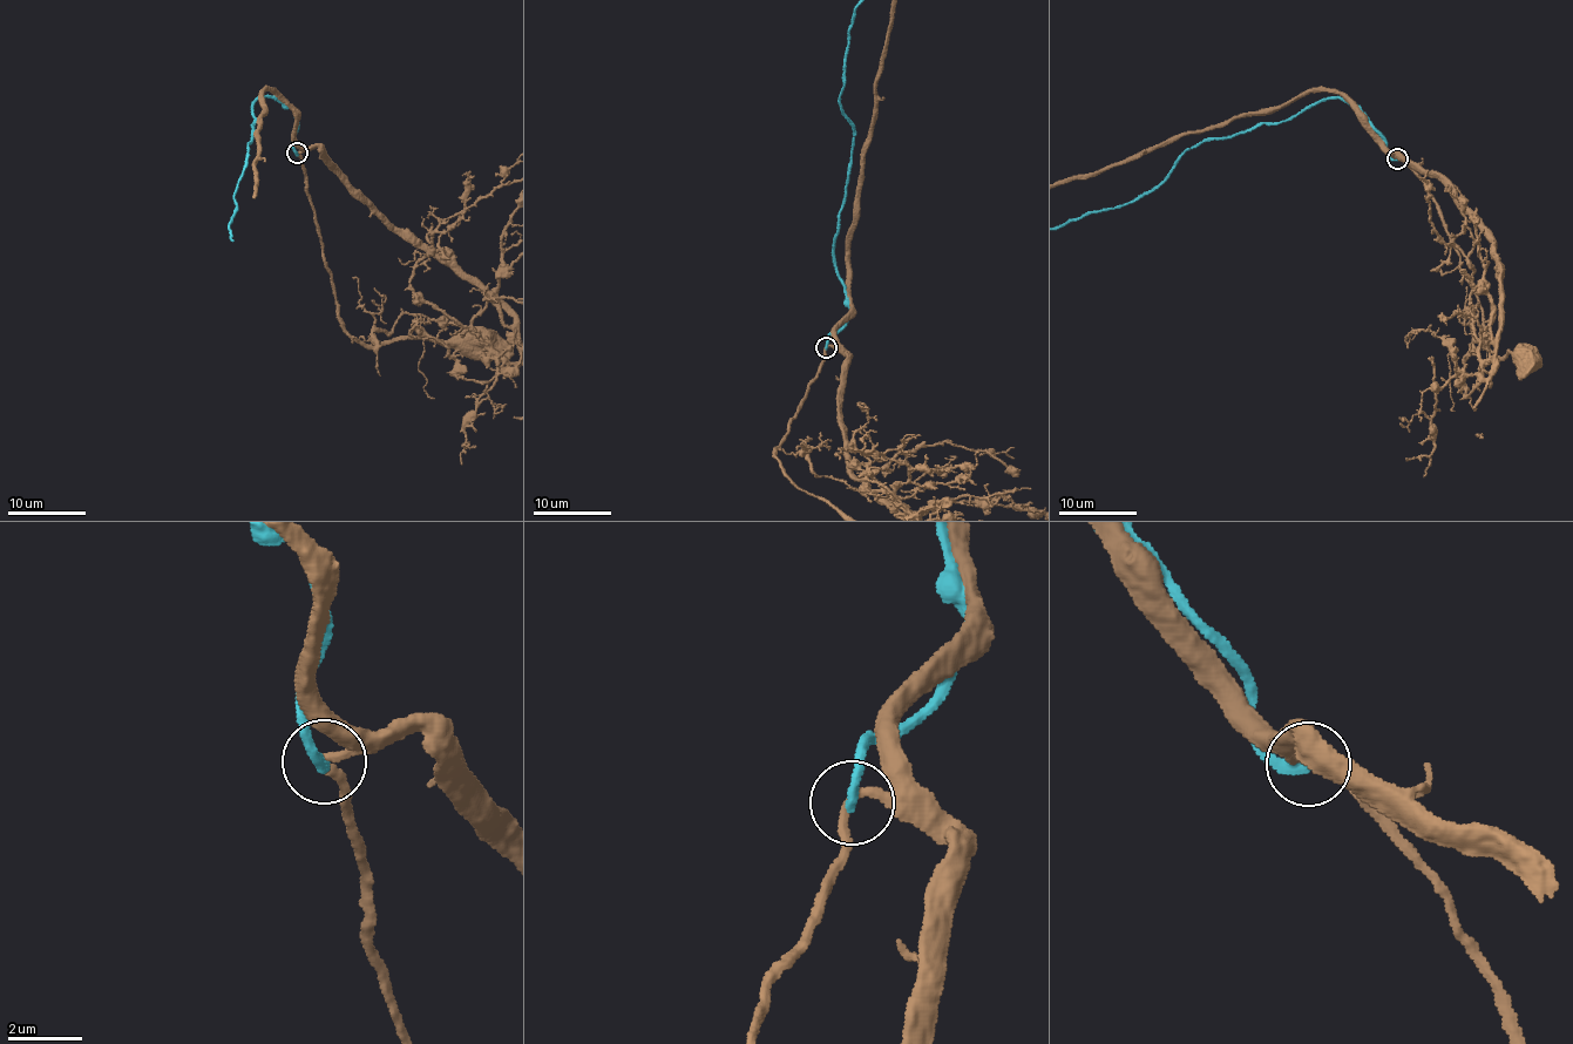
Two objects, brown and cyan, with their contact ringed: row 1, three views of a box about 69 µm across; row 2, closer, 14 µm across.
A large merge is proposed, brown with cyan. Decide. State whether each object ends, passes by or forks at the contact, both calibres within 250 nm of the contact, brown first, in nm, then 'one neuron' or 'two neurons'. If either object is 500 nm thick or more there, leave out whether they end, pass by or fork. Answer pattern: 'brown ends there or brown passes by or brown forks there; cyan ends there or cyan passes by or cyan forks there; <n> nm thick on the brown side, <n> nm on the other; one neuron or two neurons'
brown passes by; cyan ends there; 240 nm thick on the brown side, 280 nm on the other; two neurons

